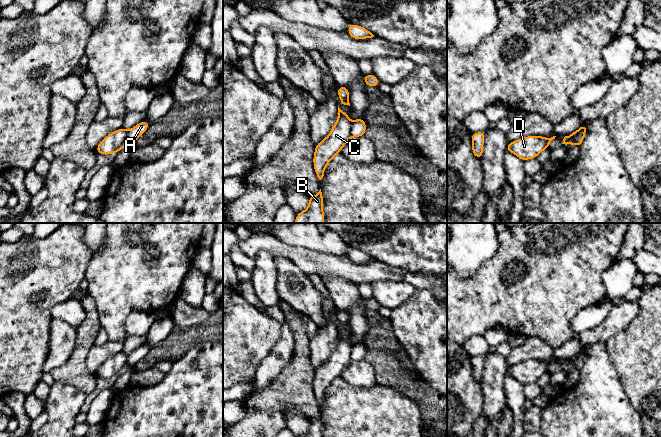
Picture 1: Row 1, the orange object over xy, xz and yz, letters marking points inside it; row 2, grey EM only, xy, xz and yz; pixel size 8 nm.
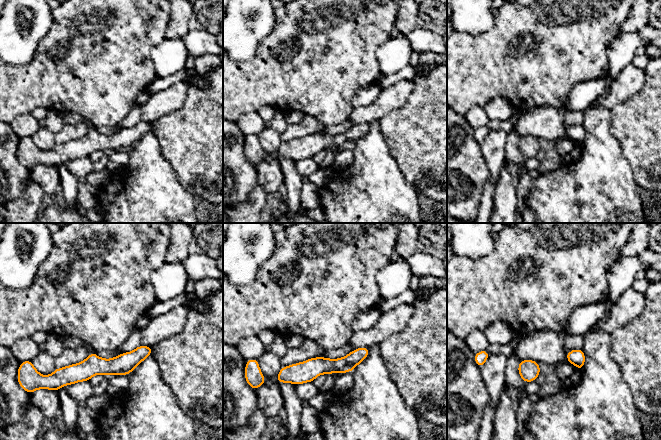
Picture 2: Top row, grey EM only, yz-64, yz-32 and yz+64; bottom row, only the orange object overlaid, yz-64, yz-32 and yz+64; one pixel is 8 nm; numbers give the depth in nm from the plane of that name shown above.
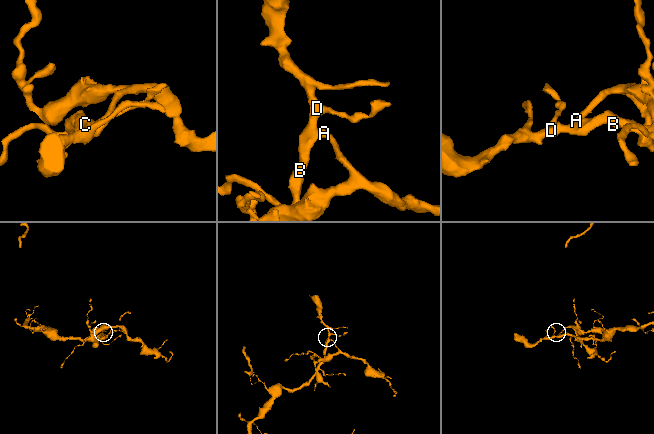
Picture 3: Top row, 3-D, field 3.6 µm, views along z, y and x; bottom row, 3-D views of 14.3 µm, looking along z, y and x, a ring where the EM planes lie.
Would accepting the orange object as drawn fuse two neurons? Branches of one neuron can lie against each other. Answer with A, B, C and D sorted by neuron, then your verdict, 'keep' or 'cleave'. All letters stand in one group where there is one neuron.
groups A / B C D; cleave

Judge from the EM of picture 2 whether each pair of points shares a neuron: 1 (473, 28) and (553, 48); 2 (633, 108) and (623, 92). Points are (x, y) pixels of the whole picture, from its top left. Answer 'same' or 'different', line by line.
1: different
2: different

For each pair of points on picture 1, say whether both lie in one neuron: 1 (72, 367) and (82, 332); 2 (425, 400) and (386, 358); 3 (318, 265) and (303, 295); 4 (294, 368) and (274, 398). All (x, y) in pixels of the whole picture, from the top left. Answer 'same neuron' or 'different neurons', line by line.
1: same neuron
2: same neuron
3: different neurons
4: same neuron

